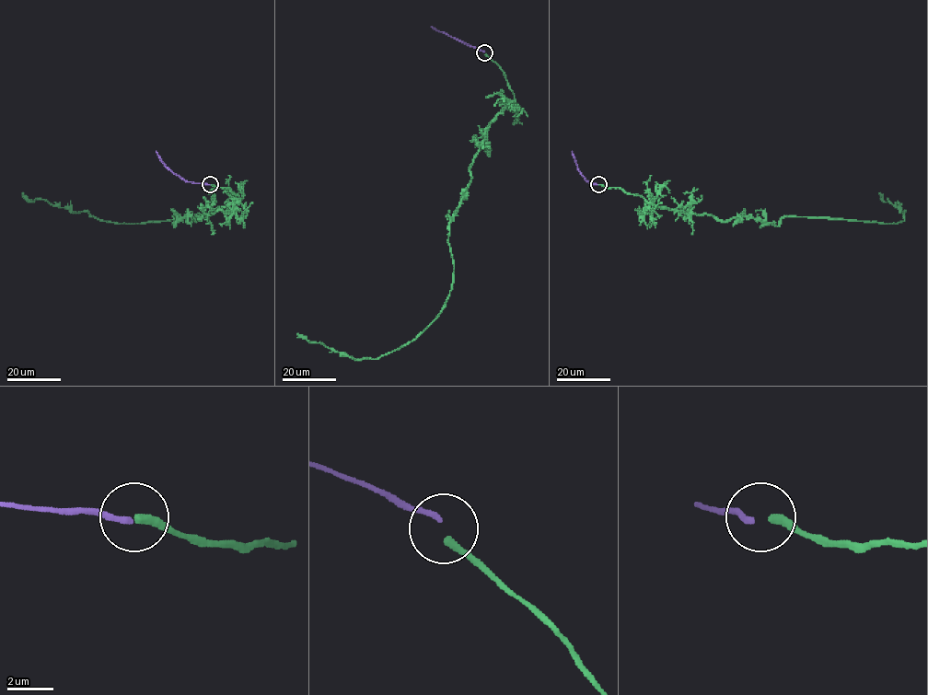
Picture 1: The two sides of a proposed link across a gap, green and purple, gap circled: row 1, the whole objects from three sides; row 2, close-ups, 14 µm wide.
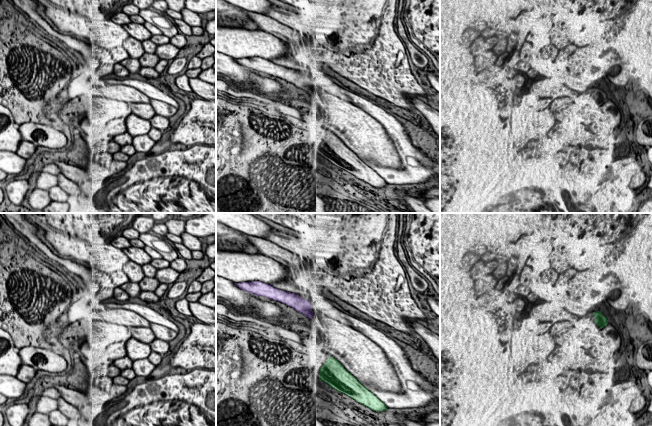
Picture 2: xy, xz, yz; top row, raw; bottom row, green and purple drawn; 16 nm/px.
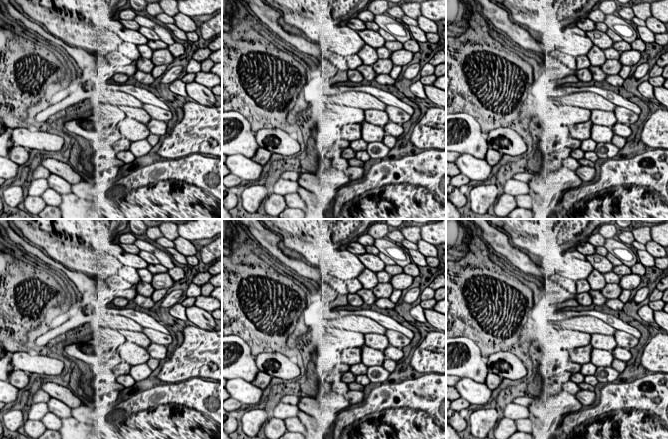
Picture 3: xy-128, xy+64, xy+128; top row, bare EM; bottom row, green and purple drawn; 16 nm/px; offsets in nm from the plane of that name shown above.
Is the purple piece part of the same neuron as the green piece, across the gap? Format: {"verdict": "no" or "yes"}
{"verdict": "yes"}

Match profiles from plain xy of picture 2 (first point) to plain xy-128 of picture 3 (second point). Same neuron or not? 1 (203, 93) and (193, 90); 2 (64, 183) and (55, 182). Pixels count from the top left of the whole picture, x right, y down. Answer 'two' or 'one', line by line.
1: one
2: one

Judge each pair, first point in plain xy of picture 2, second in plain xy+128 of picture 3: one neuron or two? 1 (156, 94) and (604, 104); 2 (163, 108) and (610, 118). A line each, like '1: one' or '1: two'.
1: two
2: two

